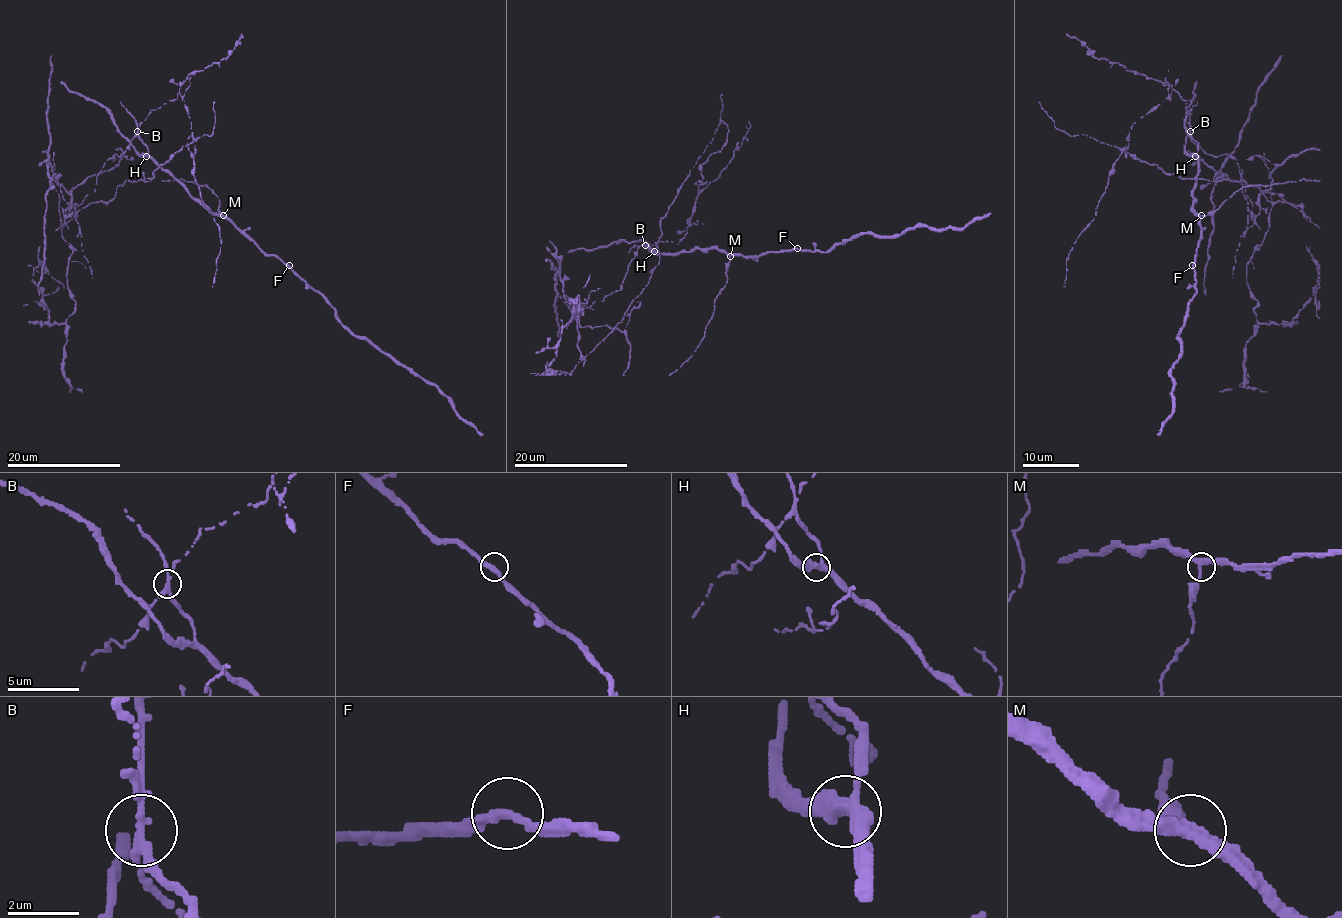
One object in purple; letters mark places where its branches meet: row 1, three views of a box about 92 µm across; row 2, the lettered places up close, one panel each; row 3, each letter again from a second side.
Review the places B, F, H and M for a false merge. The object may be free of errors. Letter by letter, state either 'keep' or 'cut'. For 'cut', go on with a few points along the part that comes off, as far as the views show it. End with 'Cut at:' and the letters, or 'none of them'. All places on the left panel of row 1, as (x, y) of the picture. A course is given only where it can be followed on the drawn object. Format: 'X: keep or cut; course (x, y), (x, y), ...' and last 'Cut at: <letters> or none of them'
B: cut; course (138, 132), (65, 218), (68, 193), (78, 211), (108, 203), (189, 149), (221, 239), (213, 286)
F: keep
H: keep
M: keep
Cut at: B

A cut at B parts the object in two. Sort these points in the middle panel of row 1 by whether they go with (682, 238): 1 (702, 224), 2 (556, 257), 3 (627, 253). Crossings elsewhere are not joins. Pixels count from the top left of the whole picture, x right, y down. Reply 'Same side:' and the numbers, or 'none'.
Same side: 1, 2

